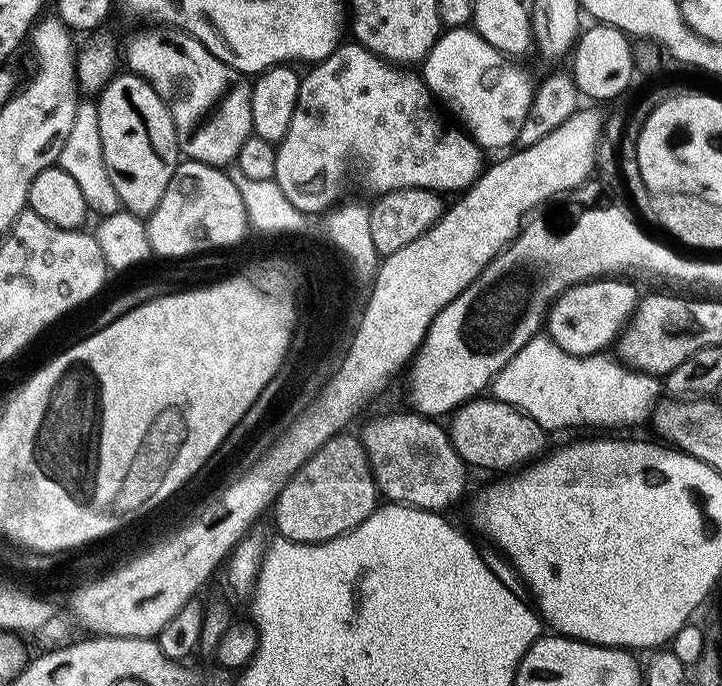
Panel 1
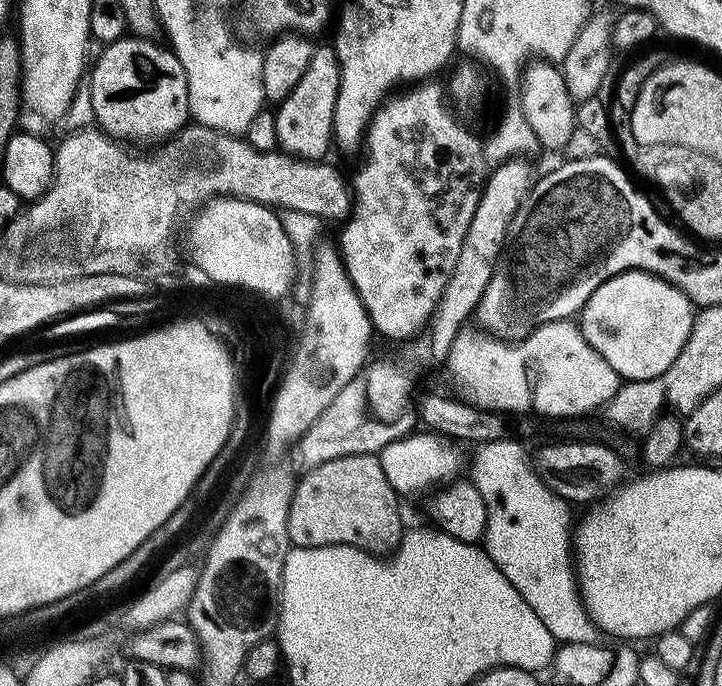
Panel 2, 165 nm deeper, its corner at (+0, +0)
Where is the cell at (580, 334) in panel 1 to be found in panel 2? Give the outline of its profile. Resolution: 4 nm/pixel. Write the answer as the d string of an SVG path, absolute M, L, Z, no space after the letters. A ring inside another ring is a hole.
M623 272L598 286L578 313L580 332L625 381L658 378L678 358L694 319L692 300L681 288L649 272Z

